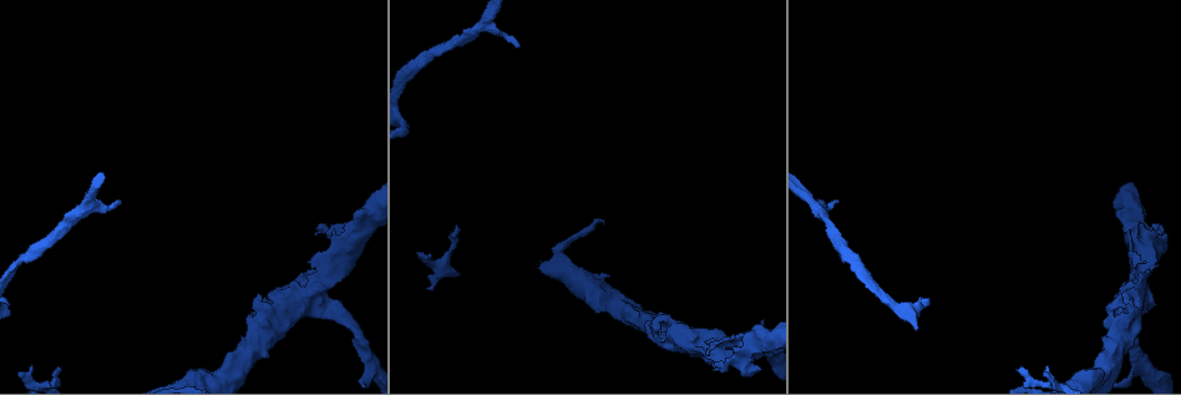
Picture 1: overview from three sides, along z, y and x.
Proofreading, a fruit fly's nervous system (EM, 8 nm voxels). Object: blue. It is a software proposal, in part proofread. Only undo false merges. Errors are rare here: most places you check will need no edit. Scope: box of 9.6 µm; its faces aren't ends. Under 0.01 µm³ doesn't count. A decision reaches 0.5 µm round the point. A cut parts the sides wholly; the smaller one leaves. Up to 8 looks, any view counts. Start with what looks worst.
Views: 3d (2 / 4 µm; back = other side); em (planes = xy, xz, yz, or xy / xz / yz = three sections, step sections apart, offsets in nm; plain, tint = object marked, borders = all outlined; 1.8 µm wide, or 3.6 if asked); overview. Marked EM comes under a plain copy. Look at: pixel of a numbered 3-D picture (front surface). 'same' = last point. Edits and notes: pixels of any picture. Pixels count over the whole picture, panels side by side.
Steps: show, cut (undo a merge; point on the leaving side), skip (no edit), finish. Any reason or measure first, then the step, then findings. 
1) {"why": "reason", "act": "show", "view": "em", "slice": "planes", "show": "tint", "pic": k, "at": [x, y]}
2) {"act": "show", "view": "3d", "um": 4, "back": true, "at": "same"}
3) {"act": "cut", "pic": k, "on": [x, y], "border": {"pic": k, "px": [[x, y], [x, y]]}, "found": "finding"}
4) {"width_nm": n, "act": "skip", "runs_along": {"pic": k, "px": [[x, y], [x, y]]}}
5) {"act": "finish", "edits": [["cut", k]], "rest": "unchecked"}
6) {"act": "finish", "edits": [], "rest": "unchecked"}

{"why": "a fork", "act": "show", "view": "em", "um": 3.6, "slice": "xz", "step": 8, "show": "tint", "pic": 1, "at": [266, 326]}

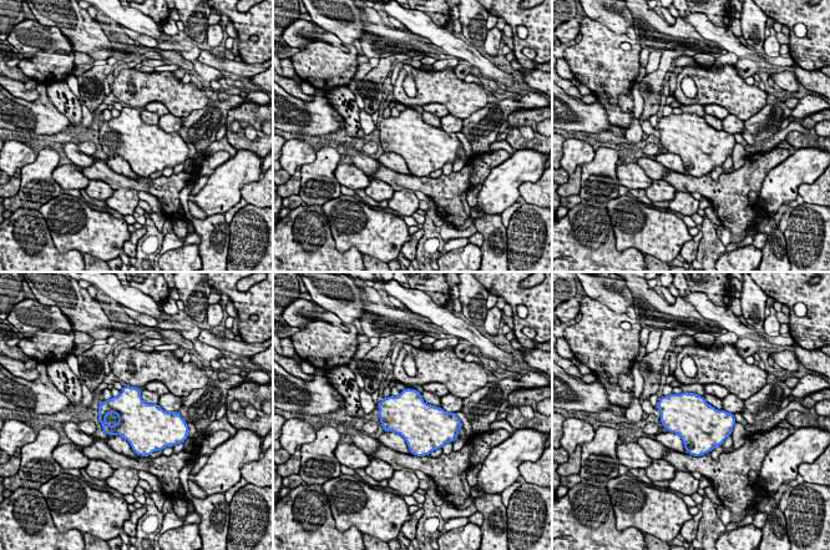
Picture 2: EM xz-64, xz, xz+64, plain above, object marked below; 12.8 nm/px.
{"act": "skip", "found": "one neuron here"}

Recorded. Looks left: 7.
{"why": "thick turns thin", "act": "show", "view": "em", "slice": "yz", "step": 16, "show": "tint", "pic": 1, "at": [347, 249]}

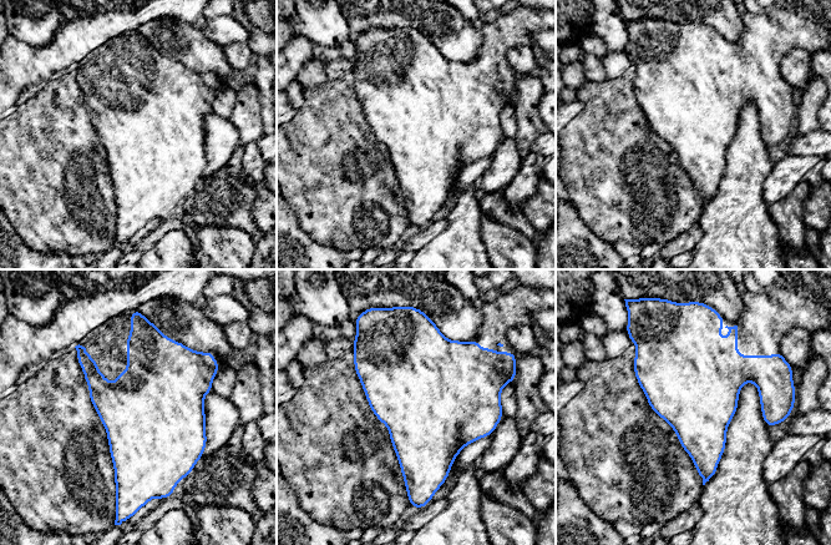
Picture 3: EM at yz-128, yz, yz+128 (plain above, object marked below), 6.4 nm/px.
{"why": "another direction", "act": "show", "view": "em", "slice": "xy", "step": 8, "show": "tint", "at": "same"}

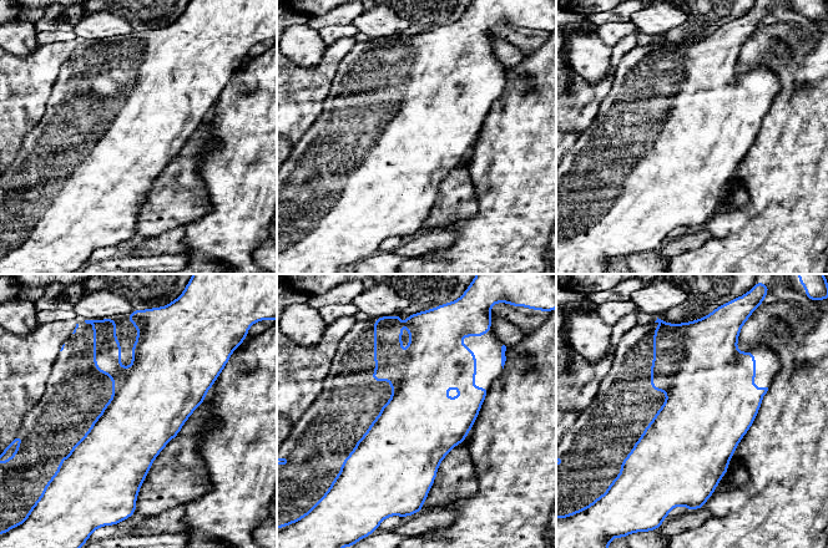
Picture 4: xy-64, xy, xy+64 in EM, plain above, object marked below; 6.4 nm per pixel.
{"act": "skip", "found": "one neuron here"}

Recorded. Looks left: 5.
{"why": "calibre changes", "act": "show", "view": "3d", "um": 2, "back": true, "pic": 1, "at": [1137, 368]}

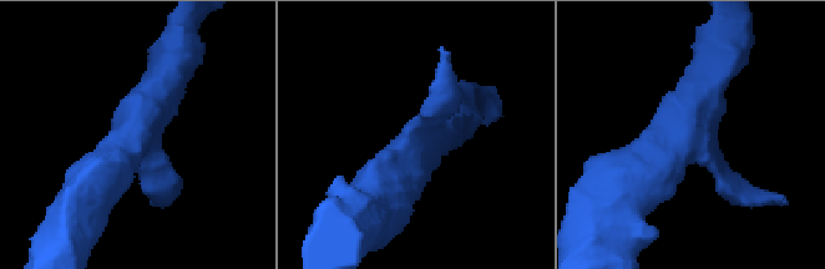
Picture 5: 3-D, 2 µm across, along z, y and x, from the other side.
{"act": "show", "view": "em", "slice": "planes", "show": "borders", "pic": 5, "at": [144, 137]}

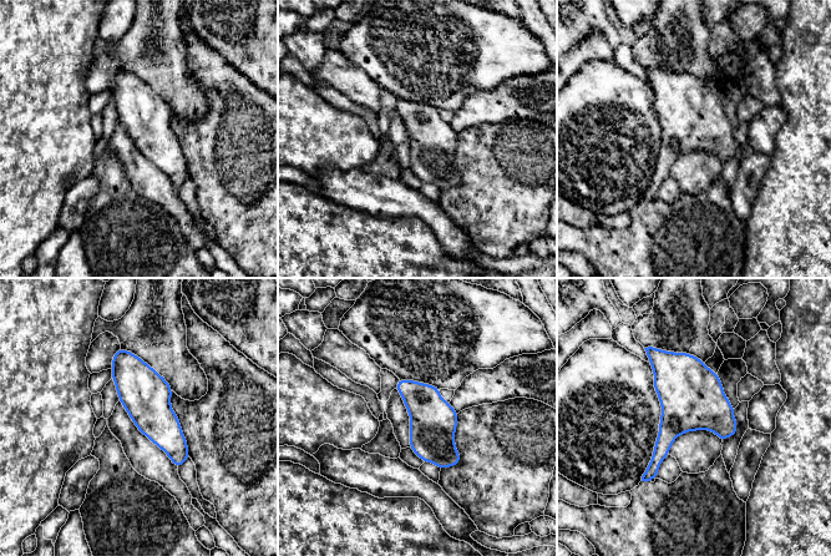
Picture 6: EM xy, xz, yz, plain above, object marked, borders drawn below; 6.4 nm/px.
{"act": "skip", "found": "one neuron here"}

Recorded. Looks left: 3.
{"why": "arms part here", "act": "show", "view": "em", "slice": "xz", "step": 4, "show": "tint", "pic": 1, "at": [85, 209]}

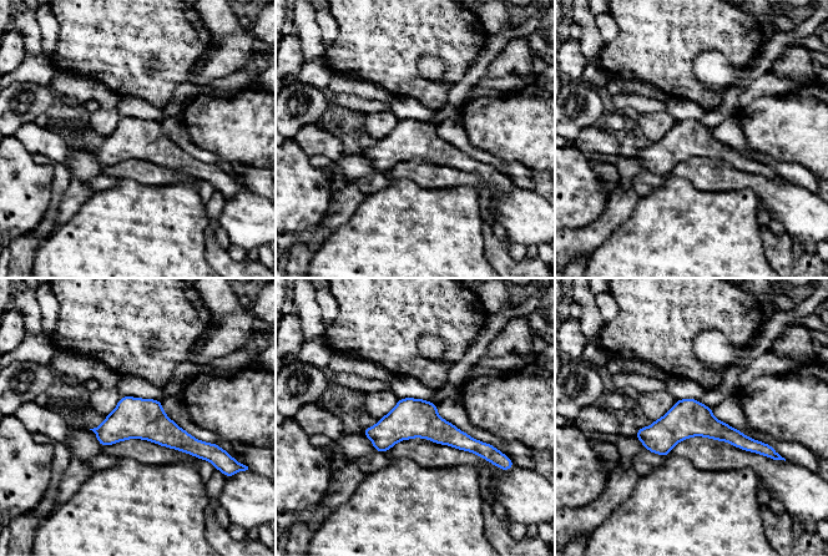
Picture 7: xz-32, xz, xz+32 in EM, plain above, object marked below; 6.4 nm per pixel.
{"why": "another direction", "act": "show", "view": "em", "slice": "planes", "show": "tint", "at": "same"}

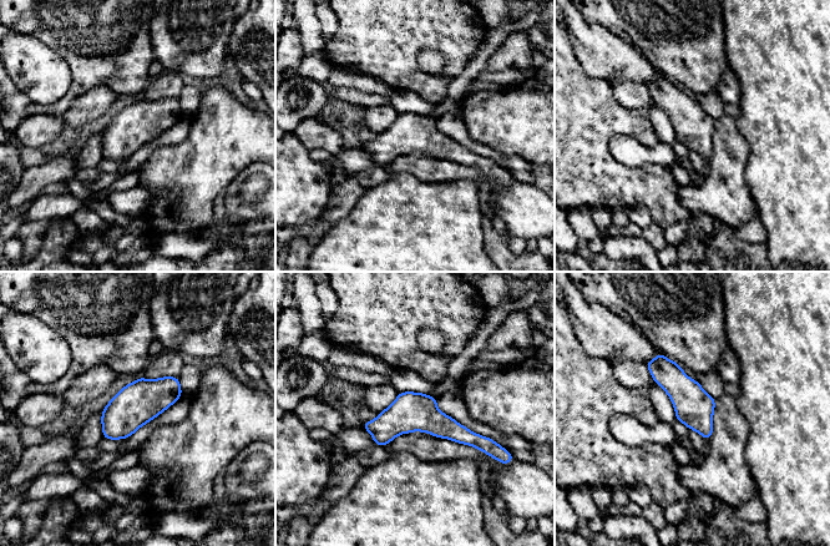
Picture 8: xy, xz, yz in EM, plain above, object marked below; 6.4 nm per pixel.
{"act": "skip", "runs_along": {"pic": 8, "px": [[367, 424], [436, 423], [484, 440]]}, "found": "continuous, no second neuron"}

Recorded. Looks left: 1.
{"act": "finish", "edits": [], "rest": "unchecked"}

